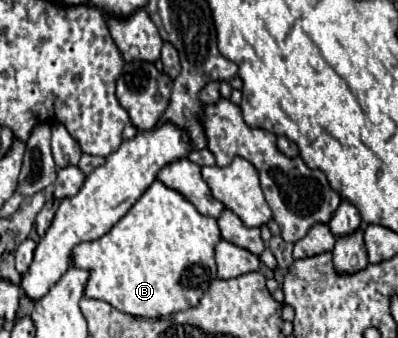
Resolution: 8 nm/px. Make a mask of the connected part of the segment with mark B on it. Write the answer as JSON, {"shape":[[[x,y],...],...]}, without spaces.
{"shape":[[[154,181],[134,203],[134,207],[104,237],[74,247],[72,265],[90,271],[84,291],[86,297],[106,301],[118,311],[134,317],[158,319],[186,311],[200,303],[210,281],[216,277],[214,247],[220,239],[220,229],[214,217],[202,215],[178,191],[168,189],[160,181]]]}

